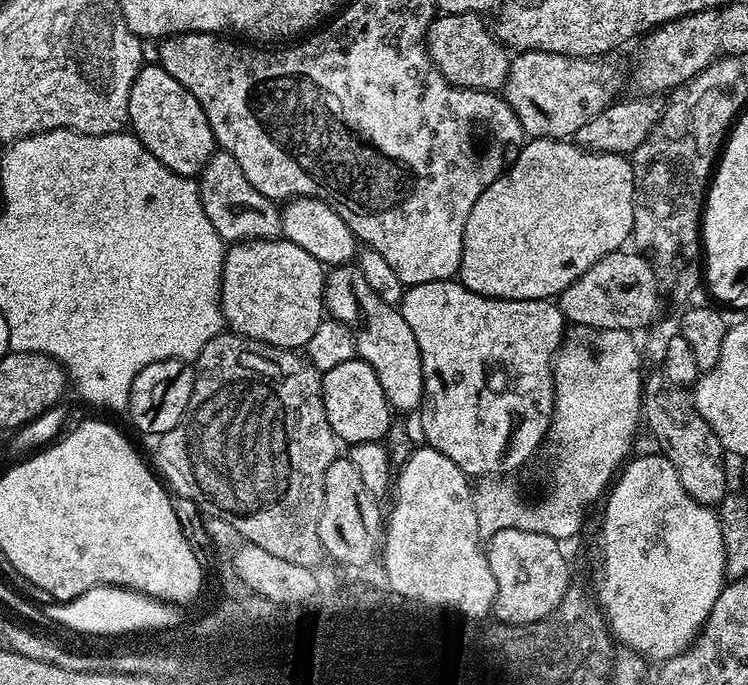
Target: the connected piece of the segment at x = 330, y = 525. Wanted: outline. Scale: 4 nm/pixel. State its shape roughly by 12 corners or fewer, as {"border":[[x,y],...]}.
{"border":[[358,466],[326,474],[318,526],[325,557],[348,568],[377,559],[381,501]]}

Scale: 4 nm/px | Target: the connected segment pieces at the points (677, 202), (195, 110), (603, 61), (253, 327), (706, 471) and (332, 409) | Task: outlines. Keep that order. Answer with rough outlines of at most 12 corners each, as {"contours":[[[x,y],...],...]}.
{"contours":[[[659,120],[630,154],[631,237],[665,297],[702,284],[702,217],[732,124]],[[156,62],[128,124],[162,166],[199,177],[218,148],[198,98]],[[512,56],[525,137],[575,137],[617,99],[608,58]],[[283,238],[224,253],[238,336],[303,349],[326,319],[325,265]],[[642,384],[642,420],[682,490],[719,506],[726,453],[691,391]],[[350,359],[320,385],[337,441],[383,441],[394,409],[374,366]]]}

